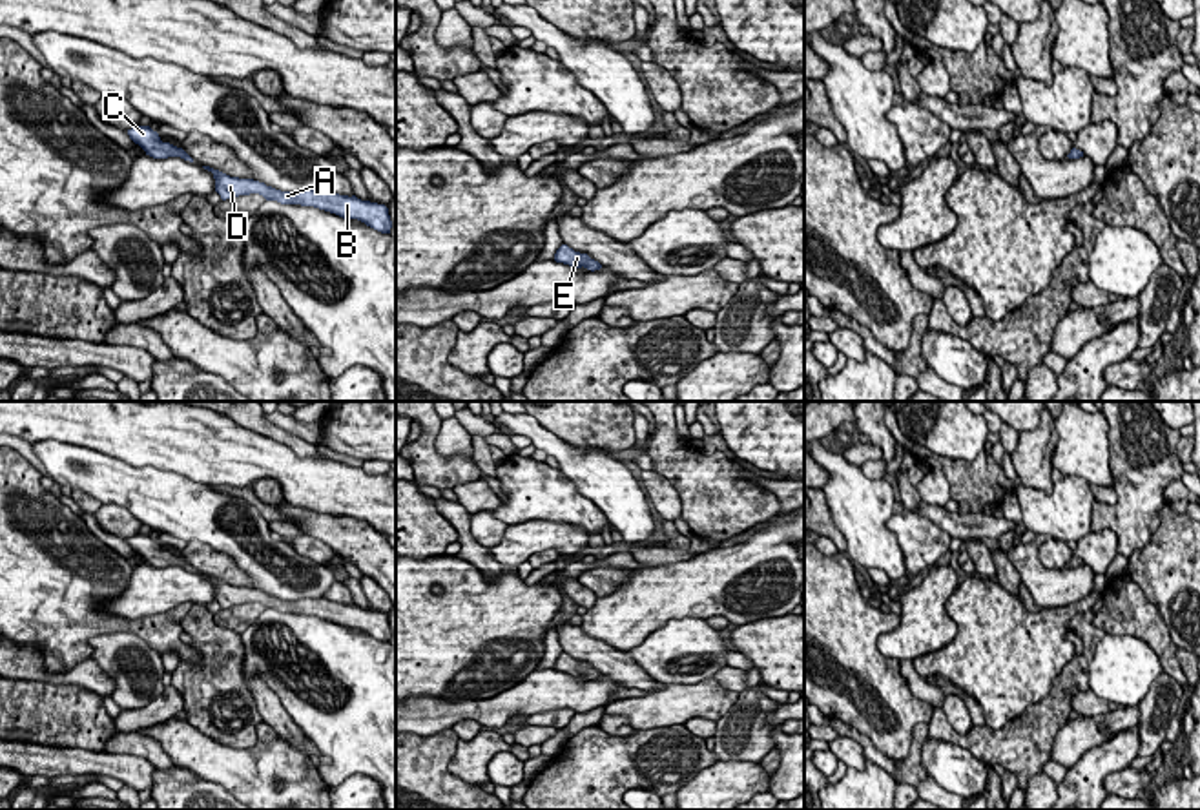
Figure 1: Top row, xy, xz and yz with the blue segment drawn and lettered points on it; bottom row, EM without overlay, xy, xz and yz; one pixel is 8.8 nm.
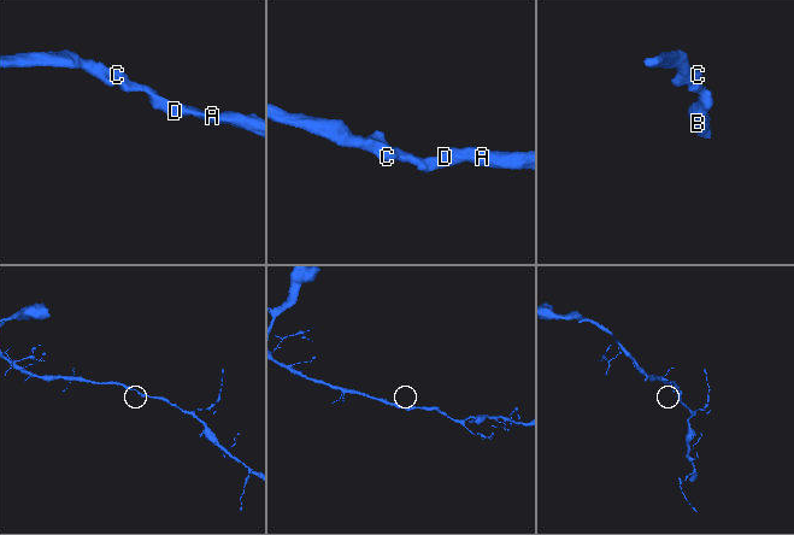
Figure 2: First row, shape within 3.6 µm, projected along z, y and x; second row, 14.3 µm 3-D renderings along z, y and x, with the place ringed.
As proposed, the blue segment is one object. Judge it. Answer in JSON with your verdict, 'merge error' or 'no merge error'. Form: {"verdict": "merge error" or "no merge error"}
{"verdict": "no merge error"}

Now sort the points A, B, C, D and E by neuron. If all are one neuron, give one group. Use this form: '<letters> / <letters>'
A B C D E

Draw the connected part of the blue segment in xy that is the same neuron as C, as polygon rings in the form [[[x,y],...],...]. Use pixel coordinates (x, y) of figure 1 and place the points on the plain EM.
[[[135,535],[128,538],[128,544],[146,560],[146,564],[153,567],[181,566],[184,569],[193,571],[193,567],[182,556],[177,556],[170,551],[162,551],[159,542],[153,540],[150,535]]]

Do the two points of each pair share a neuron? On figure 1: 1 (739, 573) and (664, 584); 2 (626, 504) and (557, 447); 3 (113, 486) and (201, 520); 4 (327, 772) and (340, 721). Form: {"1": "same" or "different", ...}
{"1": "same", "2": "same", "3": "same", "4": "same"}

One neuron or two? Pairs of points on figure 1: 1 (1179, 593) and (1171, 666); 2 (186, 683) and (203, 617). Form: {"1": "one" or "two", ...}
{"1": "two", "2": "one"}

